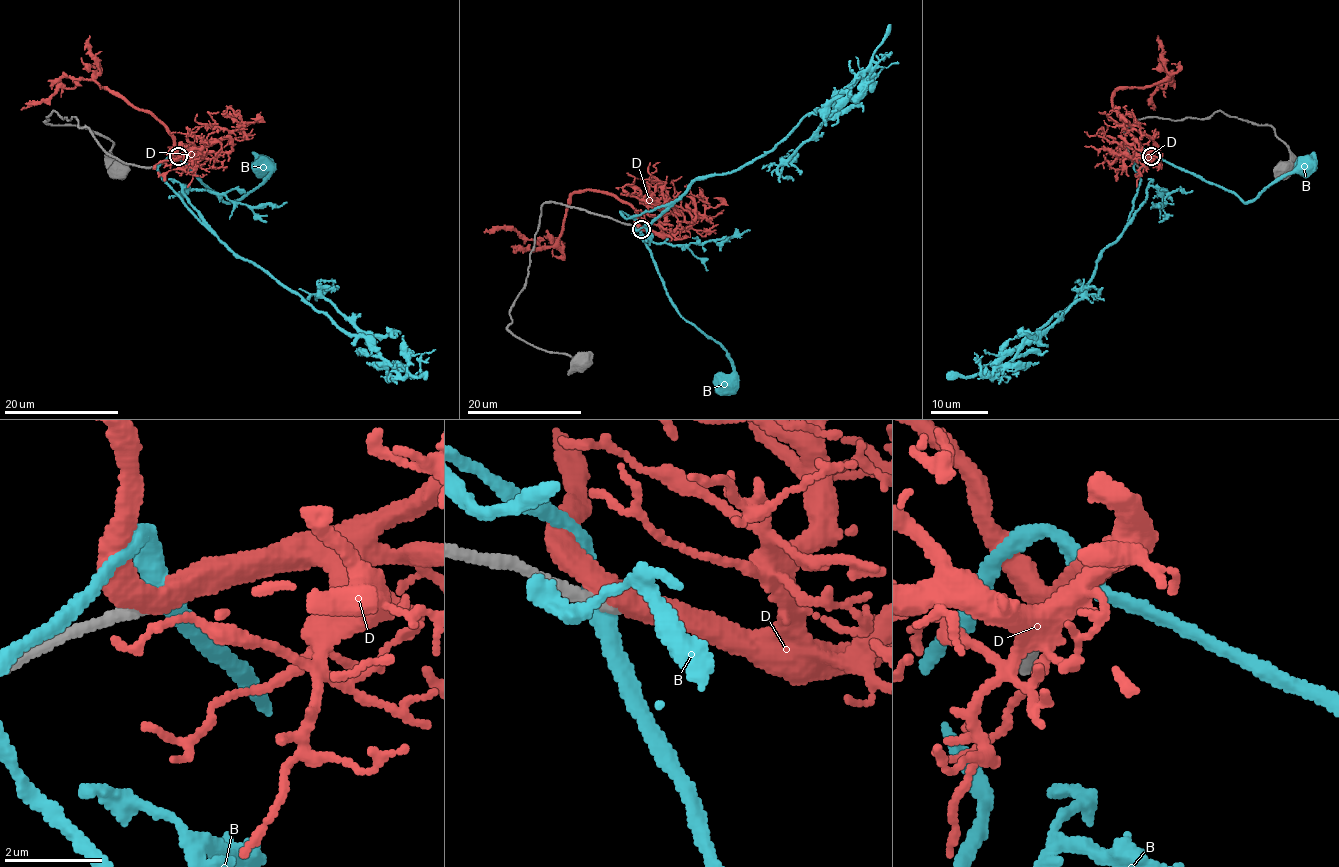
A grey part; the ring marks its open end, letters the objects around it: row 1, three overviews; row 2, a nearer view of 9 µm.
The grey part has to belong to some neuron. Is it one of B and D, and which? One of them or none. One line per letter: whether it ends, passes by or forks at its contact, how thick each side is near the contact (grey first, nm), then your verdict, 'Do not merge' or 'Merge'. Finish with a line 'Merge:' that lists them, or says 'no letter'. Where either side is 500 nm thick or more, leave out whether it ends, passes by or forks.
B: It passes by. Thickness 260 nm (grey) against 360 nm. Do not merge
D: It passes by. Thickness 300 nm (grey) against 460 nm. Merge
Merge: D

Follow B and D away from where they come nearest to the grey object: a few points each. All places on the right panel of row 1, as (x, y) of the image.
B: (1152, 156), (1165, 159), (1231, 191), (1244, 202), (1251, 202), (1274, 181), (1292, 172), (1302, 162), (1308, 165)
D: (1151, 156), (1112, 105), (1114, 93), (1118, 89), (1168, 79), (1164, 88), (1151, 96), (1154, 109)

